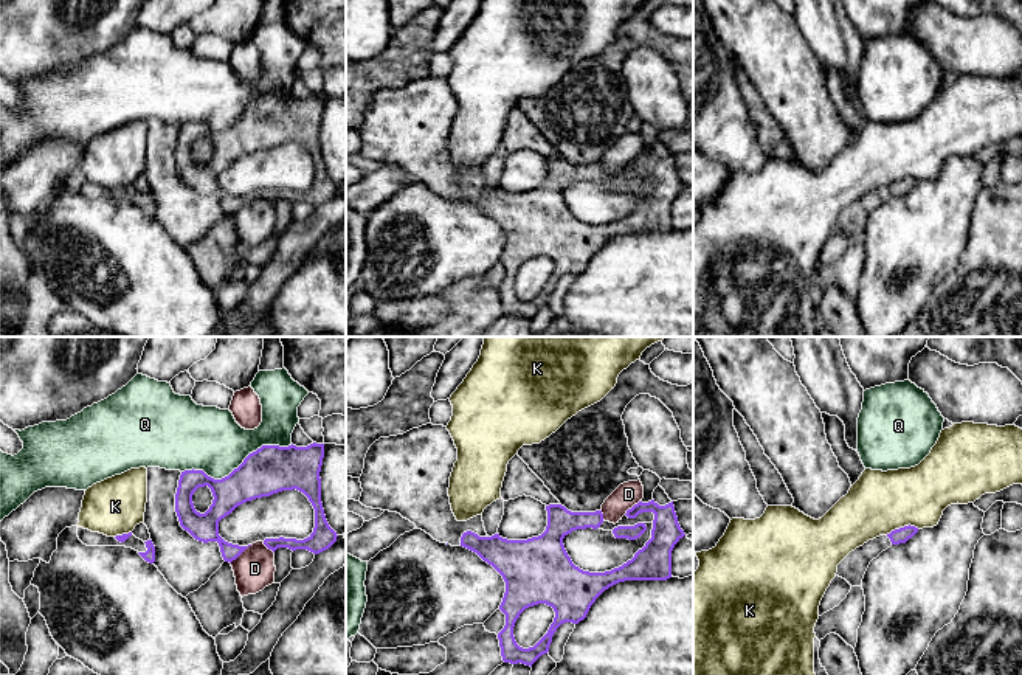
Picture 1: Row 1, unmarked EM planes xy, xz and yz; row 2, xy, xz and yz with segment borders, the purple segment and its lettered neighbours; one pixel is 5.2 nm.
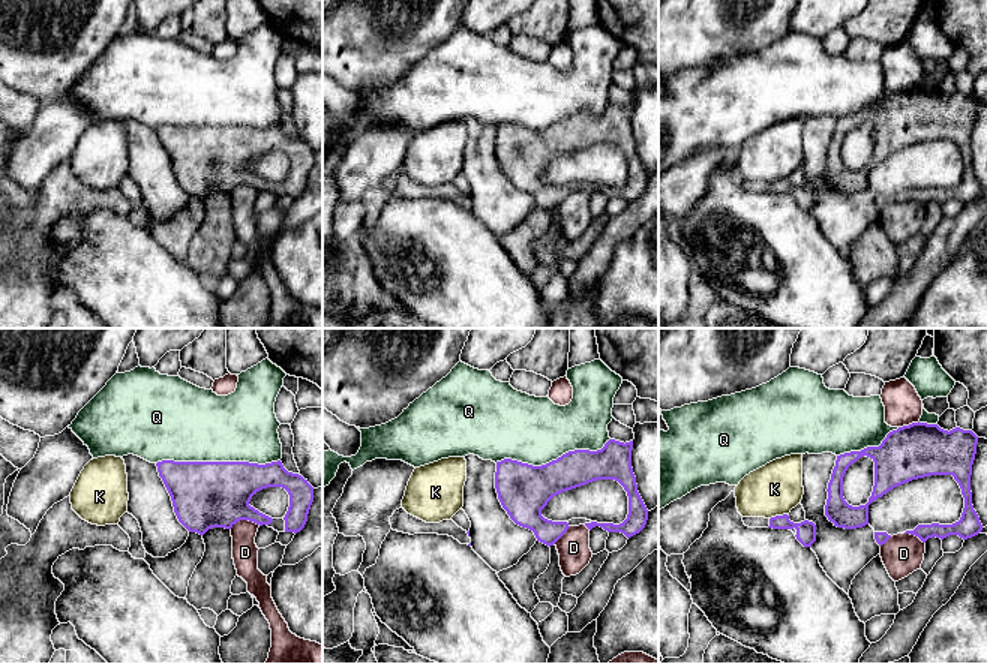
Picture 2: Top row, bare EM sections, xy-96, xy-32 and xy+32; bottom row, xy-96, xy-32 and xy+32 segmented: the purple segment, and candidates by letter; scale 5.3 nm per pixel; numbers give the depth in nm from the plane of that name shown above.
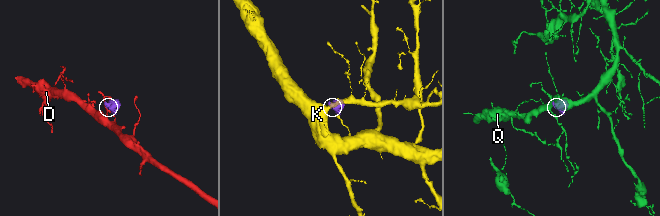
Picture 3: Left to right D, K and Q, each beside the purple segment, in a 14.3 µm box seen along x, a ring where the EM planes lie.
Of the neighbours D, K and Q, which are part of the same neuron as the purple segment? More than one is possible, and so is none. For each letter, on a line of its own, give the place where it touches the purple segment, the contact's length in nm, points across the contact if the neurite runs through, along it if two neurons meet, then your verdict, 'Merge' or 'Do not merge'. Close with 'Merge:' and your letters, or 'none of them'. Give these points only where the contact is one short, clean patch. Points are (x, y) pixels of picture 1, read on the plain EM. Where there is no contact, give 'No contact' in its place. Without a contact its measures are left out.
D: Touches purple at xy (241, 205). Shared border 150 nm. Do not merge
K: Touches purple at yz (901, 180). Shared border 180 nm. Boundary: yz (918, 180), (904, 177), (886, 186). Do not merge
Q: Touches purple at xy (238, 120). Shared border 600 nm. Do not merge
Merge: none of them

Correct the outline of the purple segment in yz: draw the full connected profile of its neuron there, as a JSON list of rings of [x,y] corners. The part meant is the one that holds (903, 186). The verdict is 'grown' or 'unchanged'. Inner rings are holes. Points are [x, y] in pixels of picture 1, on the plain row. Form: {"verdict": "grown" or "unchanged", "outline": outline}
{"verdict": "grown", "outline": [[[904,178],[887,188],[868,192],[862,199],[851,203],[839,217],[836,228],[845,231],[851,239],[861,239],[864,227],[873,211],[892,197],[906,196],[918,185],[915,178]]]}

